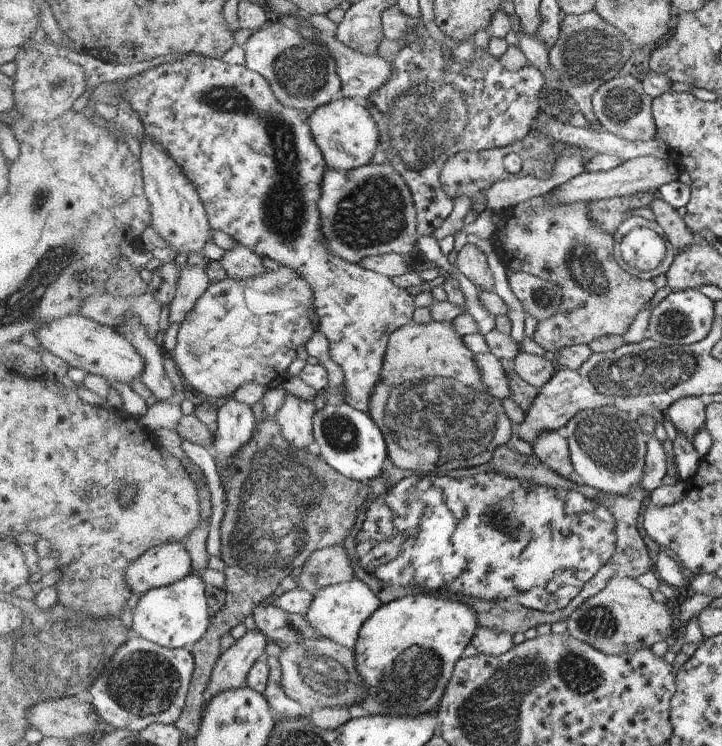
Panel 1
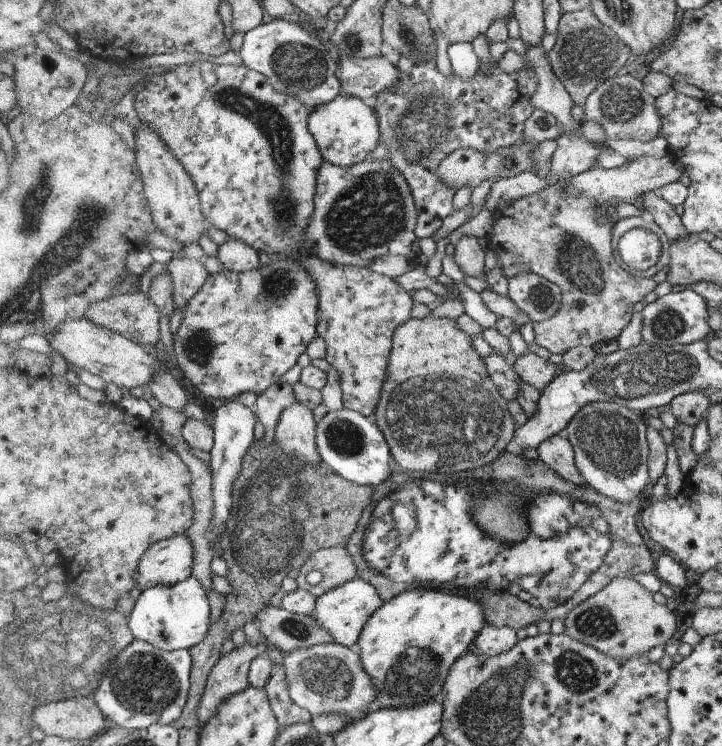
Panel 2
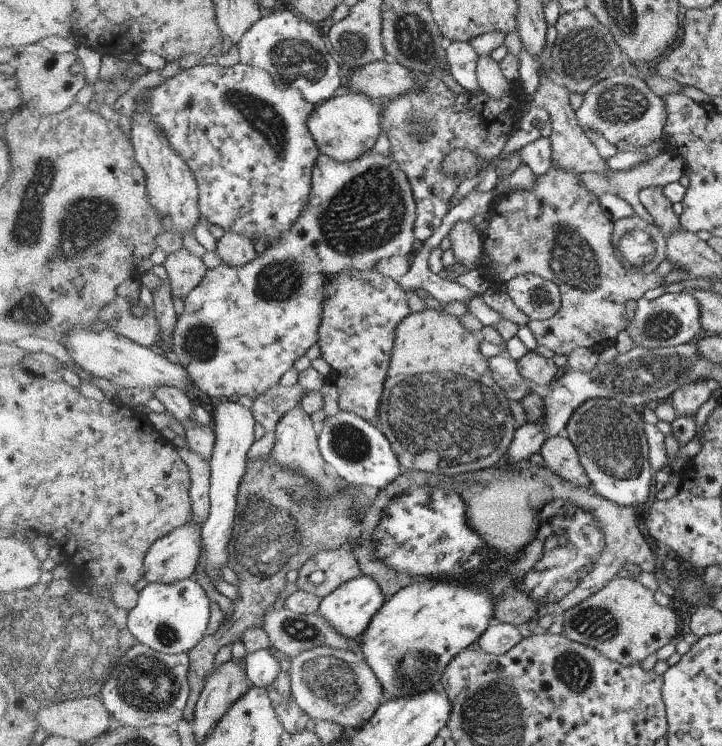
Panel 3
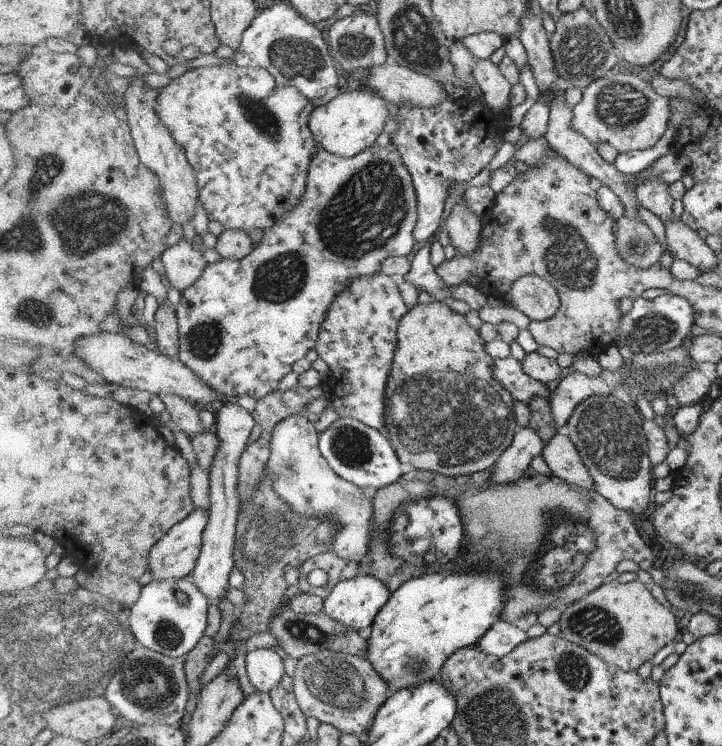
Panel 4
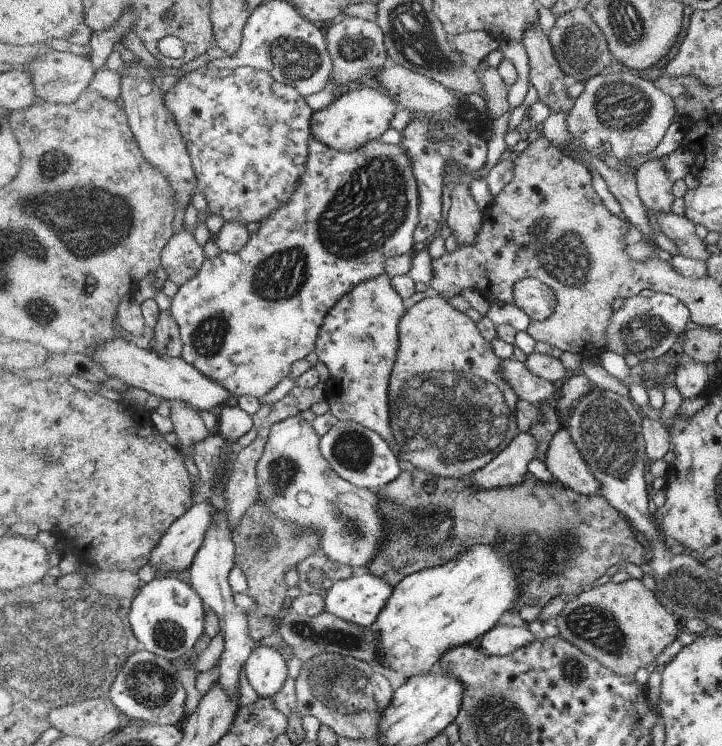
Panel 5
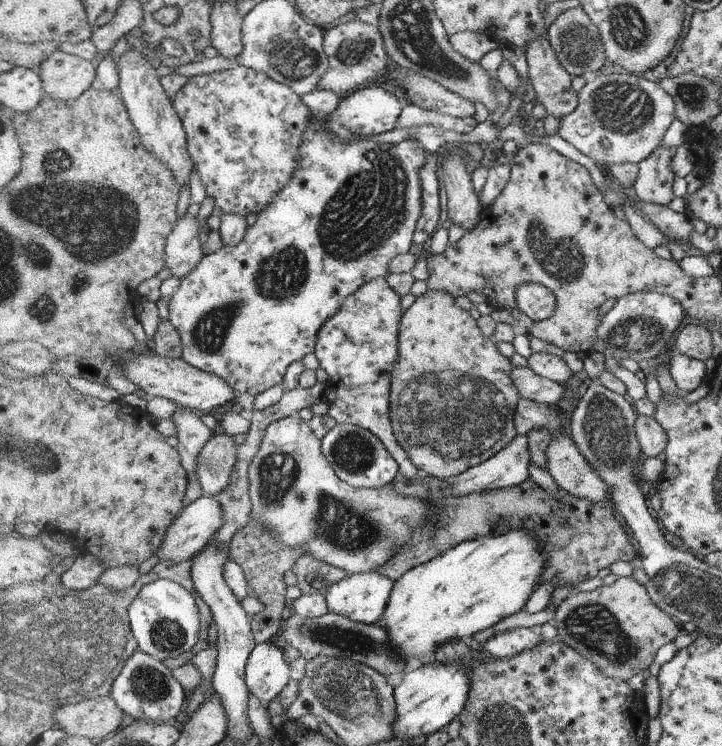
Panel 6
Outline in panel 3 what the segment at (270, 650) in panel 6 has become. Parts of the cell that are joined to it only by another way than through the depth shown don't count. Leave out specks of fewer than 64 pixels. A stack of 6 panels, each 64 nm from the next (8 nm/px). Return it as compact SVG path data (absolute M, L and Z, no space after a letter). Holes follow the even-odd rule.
M268 649L248 653L243 664L248 682L262 689L267 689L275 682L281 672L279 660L272 656Z

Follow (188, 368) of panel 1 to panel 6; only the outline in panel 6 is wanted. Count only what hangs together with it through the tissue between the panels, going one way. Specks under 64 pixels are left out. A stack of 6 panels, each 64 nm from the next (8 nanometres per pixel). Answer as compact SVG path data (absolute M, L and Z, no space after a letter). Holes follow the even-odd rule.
M312 111L309 116L309 130L303 137L303 146L300 148L298 168L286 187L281 189L273 202L260 214L257 222L248 228L242 241L236 245L224 245L222 249L212 255L207 255L202 263L186 277L179 291L174 294L169 304L169 319L180 331L184 341L185 353L183 358L190 364L221 376L222 380L229 383L230 388L238 395L249 392L257 396L262 392L283 382L284 372L294 360L302 360L310 352L314 352L314 344L317 344L317 336L321 328L344 307L345 301L354 295L361 287L372 280L387 278L390 262L396 256L407 254L413 243L413 235L416 224L422 213L422 190L419 171L426 164L426 156L423 146L417 140L400 142L400 144L379 144L376 136L367 140L349 141L334 136L322 122L323 115Z

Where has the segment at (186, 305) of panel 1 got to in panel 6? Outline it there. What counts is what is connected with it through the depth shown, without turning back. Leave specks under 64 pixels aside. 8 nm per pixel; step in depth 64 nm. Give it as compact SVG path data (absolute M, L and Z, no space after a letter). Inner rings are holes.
M184 215L167 243L167 267L184 280L206 257L200 240L200 222L196 216Z

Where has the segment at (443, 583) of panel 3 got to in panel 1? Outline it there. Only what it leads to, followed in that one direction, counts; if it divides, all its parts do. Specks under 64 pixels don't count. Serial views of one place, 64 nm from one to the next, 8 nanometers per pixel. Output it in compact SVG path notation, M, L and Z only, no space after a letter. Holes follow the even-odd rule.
M436 594L402 595L394 602L382 604L361 628L354 646L357 671L368 688L368 696L356 706L362 707L372 716L418 716L426 712L437 714L450 679L453 678L453 671L456 670L454 664L463 657L464 648L472 643L479 627L477 612L473 608L456 600L438 598Z

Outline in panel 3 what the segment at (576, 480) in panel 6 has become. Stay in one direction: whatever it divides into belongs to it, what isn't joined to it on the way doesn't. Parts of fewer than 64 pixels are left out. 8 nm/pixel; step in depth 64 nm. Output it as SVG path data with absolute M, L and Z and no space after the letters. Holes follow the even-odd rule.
M553 436L546 439L539 452L548 468L556 472L560 479L572 482L577 486L588 487L590 480L580 466L576 447L569 438Z

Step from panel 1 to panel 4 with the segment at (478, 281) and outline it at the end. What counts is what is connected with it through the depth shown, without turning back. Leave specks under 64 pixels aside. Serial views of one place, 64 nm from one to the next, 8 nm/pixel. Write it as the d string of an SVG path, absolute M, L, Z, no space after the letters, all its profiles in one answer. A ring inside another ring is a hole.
M463 196L456 198L458 202L446 218L444 229L450 236L452 246L456 248L456 254L464 255L477 250L482 224L481 217L469 208L462 198Z

